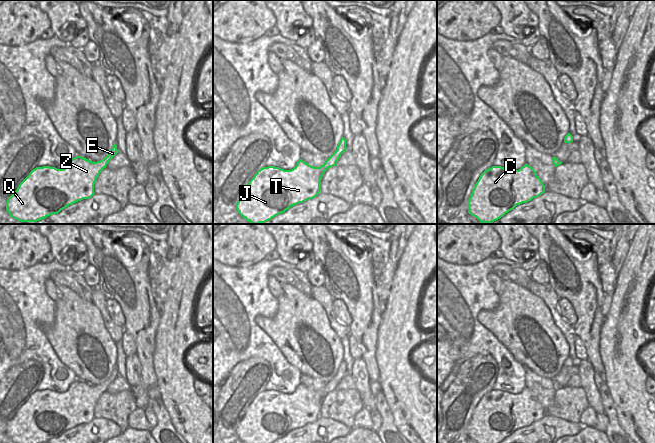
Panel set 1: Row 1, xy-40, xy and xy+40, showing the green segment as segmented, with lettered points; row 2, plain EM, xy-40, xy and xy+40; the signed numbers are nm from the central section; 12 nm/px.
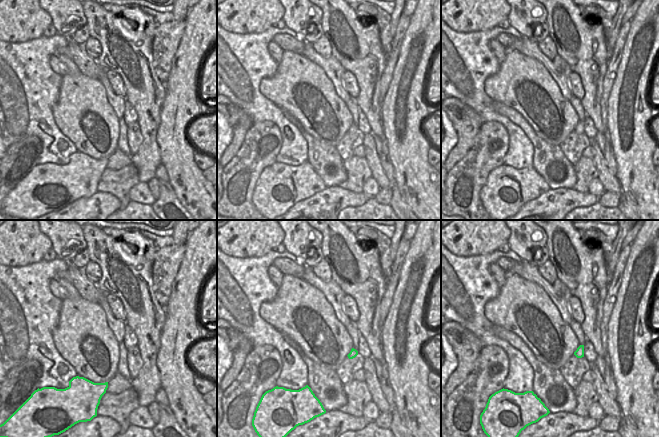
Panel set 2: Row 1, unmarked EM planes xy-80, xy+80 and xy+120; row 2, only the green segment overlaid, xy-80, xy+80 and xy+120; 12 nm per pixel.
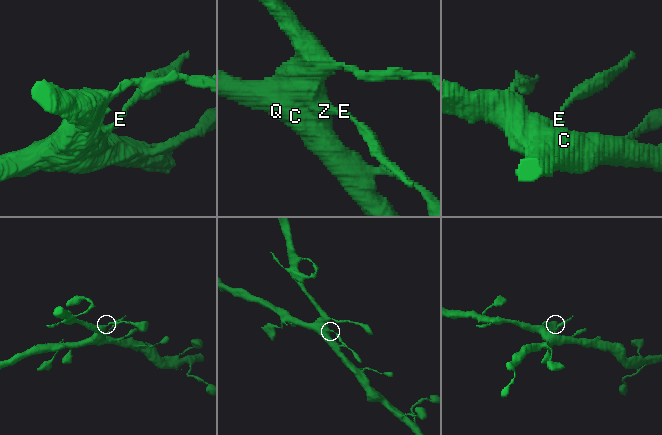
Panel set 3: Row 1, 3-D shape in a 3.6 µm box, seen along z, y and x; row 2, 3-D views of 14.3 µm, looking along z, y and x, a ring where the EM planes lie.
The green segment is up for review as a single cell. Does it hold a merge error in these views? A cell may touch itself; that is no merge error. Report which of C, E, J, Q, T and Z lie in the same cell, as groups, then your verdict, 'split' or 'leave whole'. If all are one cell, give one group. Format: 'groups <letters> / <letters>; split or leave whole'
groups C J Q T Z / E; split

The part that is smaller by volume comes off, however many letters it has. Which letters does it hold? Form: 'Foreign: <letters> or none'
Foreign: E

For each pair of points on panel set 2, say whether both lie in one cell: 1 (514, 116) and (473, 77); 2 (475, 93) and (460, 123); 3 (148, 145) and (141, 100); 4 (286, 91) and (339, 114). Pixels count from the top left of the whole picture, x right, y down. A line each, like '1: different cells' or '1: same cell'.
1: different cells
2: different cells
3: same cell
4: same cell

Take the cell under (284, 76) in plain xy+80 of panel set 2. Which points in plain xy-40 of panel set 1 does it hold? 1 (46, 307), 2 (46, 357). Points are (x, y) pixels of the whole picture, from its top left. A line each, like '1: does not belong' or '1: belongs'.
1: does not belong
2: does not belong

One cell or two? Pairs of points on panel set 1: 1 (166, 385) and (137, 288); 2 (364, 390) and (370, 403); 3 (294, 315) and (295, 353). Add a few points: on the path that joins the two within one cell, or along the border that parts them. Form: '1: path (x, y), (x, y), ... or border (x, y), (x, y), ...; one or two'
1: border (160, 320), (154, 338), (154, 367); two
2: path (365, 393), (369, 400); one
3: path (295, 324), (295, 344); one

